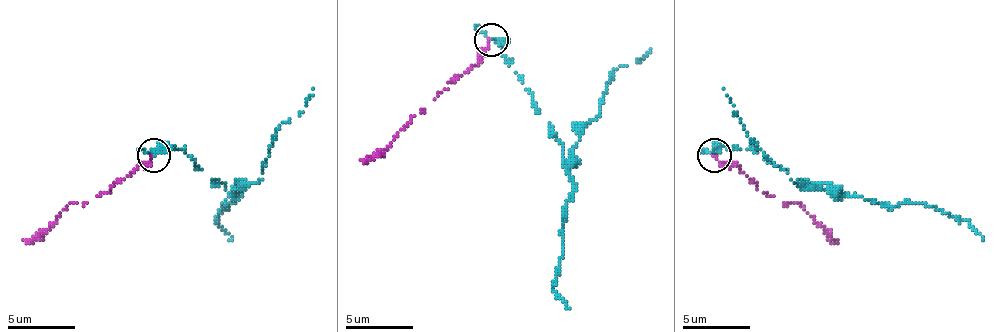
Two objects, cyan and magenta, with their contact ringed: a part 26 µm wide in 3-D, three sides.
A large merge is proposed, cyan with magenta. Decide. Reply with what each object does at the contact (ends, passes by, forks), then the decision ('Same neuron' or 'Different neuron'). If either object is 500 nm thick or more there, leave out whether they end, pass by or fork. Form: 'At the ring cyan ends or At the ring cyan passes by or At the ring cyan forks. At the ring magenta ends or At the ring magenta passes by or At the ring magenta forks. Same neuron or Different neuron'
At the ring cyan passes by. At the ring magenta ends. Different neuron

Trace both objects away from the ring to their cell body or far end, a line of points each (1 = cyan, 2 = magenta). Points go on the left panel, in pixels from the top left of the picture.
1: (154, 156), (164, 145), (181, 149), (228, 193), (245, 189), (262, 179), (272, 139), (313, 88)
2: (151, 156), (110, 193), (70, 203), (46, 230), (23, 240)

